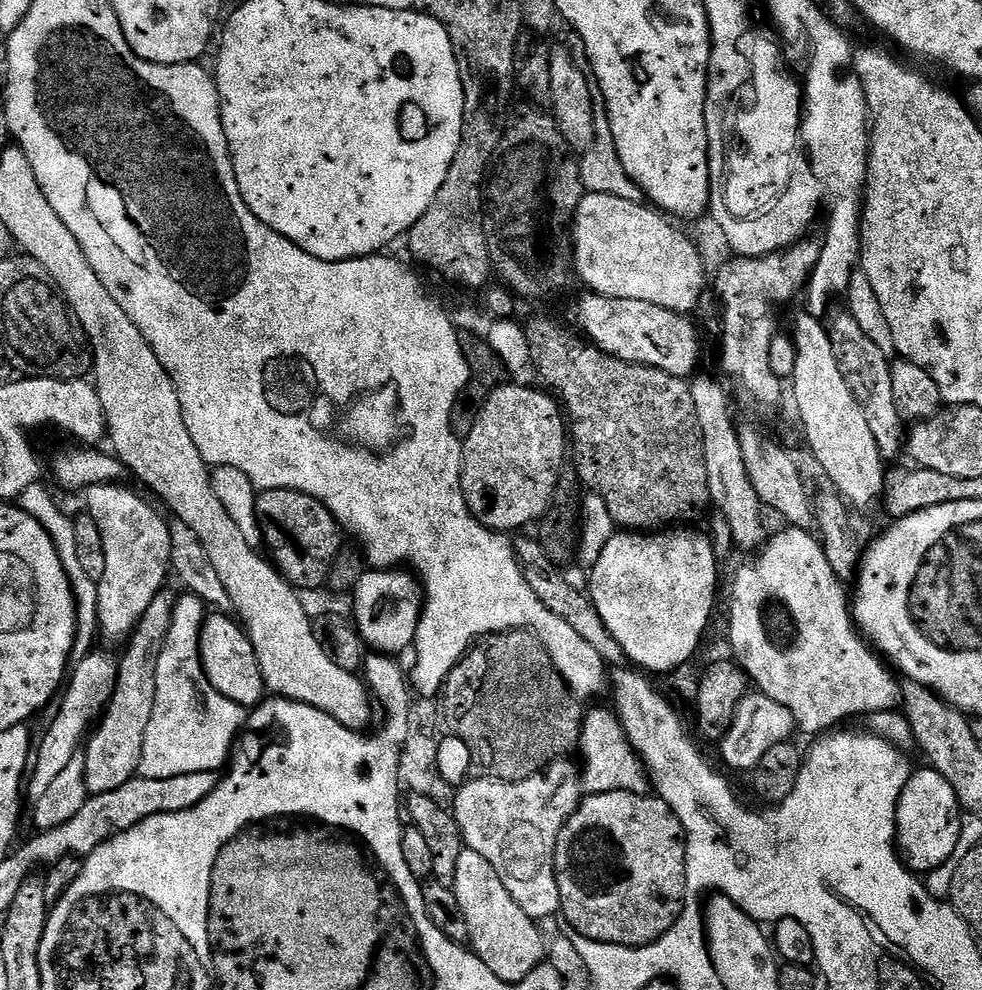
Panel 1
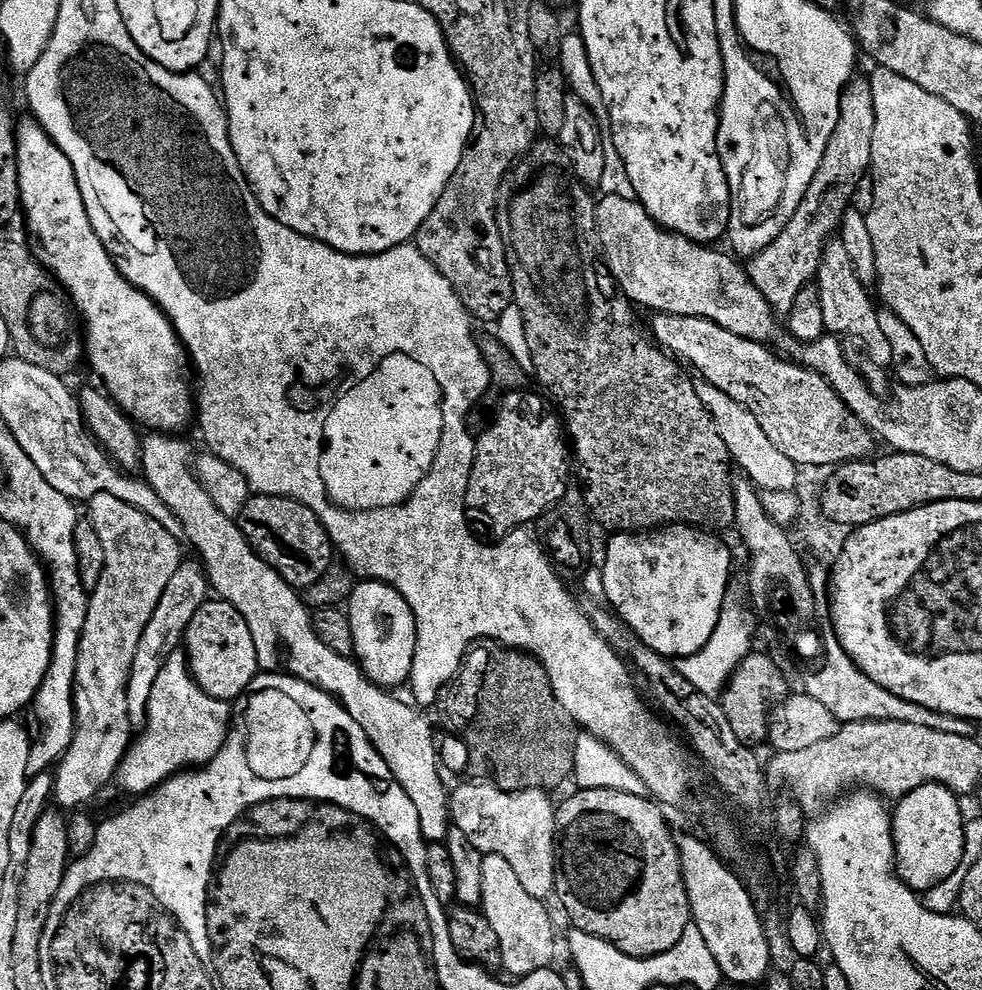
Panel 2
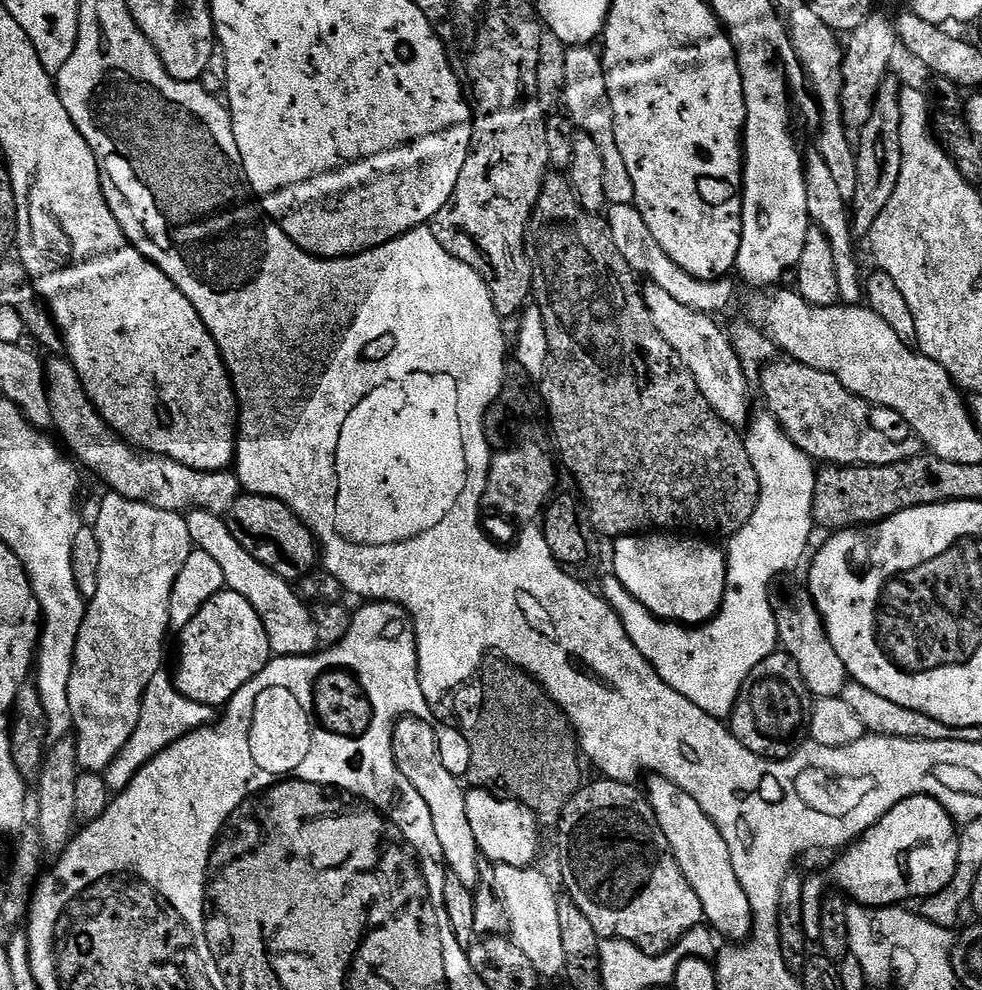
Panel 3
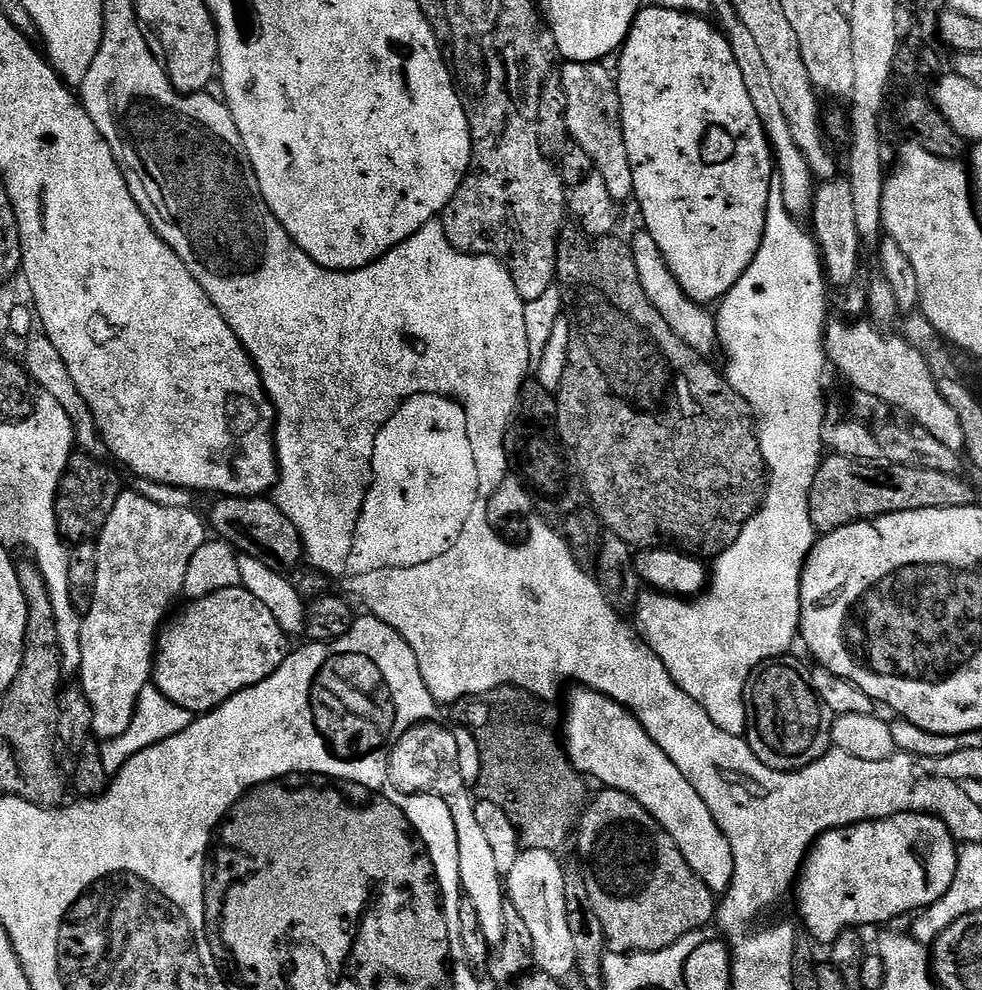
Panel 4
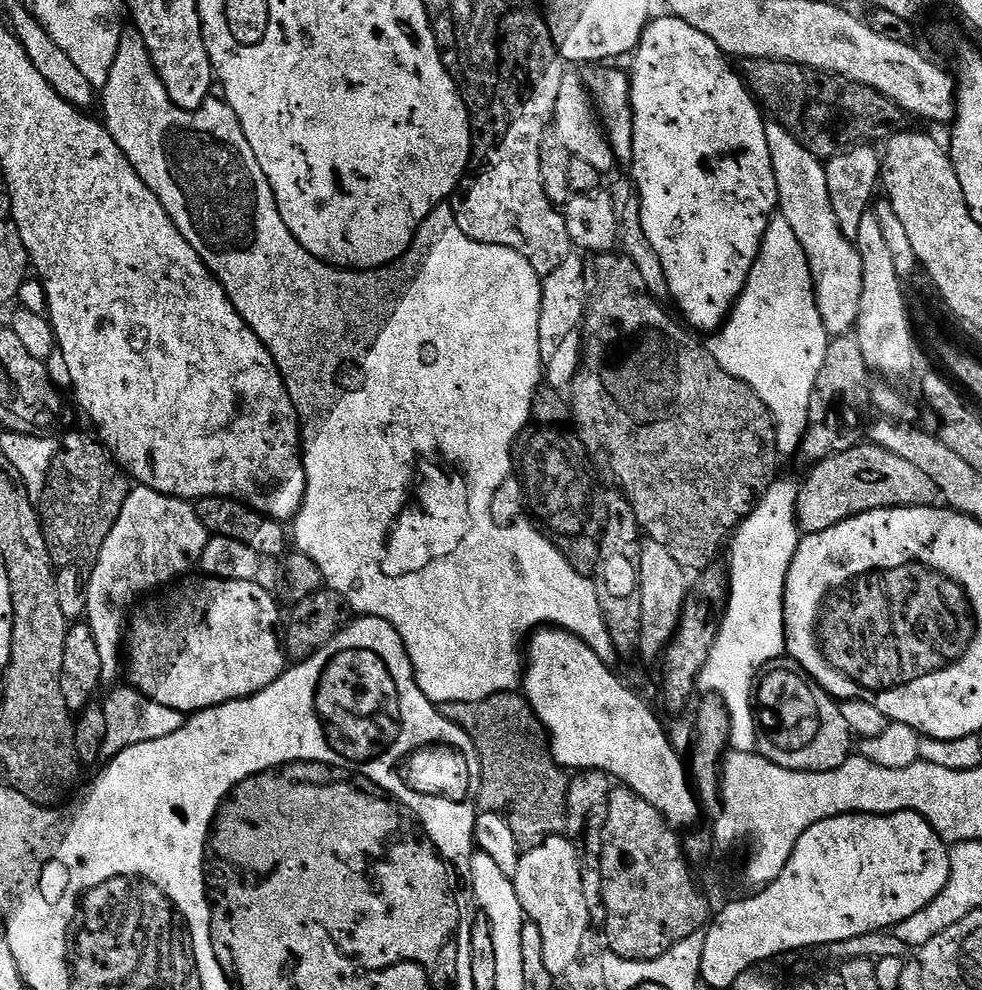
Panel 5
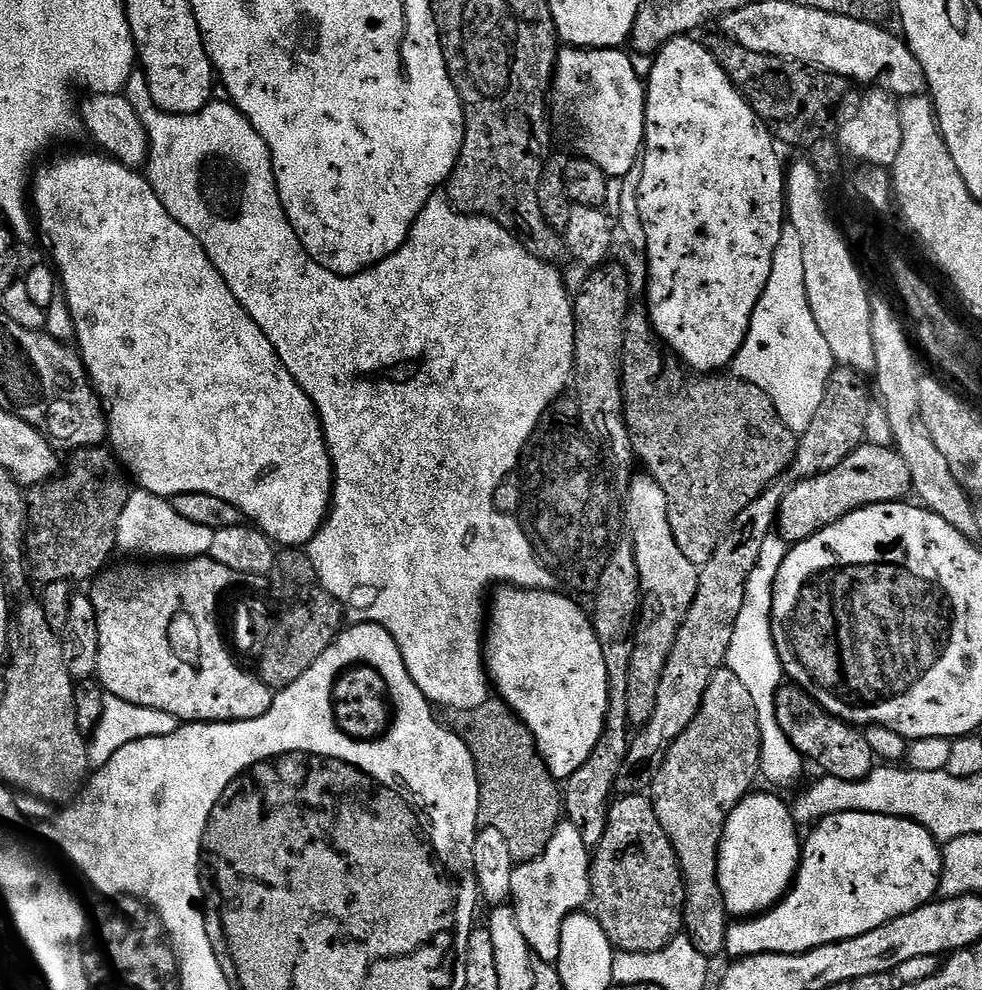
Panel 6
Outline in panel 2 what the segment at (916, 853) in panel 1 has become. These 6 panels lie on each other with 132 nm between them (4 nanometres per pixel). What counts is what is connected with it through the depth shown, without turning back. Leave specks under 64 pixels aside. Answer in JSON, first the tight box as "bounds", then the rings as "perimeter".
{"bounds":[892,784,966,894],"perimeter":[[[923,784],[910,794],[901,796],[892,816],[892,841],[896,843],[894,868],[901,880],[917,893],[924,894],[929,889],[938,887],[944,880],[958,870],[964,856],[964,828],[966,816],[960,813],[957,793],[941,784]]]}

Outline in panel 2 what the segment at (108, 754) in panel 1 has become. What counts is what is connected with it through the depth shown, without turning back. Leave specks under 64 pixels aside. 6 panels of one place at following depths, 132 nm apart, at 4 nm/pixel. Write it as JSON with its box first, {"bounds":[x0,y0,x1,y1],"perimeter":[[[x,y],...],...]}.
{"bounds":[131,562,209,686],"perimeter":[[[182,562],[178,566],[178,570],[174,570],[174,578],[170,578],[166,590],[162,590],[162,596],[158,598],[156,609],[138,642],[136,661],[132,667],[131,683],[133,685],[144,684],[144,686],[148,686],[152,684],[165,659],[185,643],[188,627],[194,614],[198,614],[198,610],[209,599],[209,596],[208,577],[199,563]]]}

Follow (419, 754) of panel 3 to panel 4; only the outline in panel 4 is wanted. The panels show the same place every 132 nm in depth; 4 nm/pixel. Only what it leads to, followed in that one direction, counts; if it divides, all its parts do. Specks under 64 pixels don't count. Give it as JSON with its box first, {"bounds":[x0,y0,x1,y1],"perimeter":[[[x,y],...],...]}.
{"bounds":[445,786,506,949],"perimeter":[[[461,786],[445,795],[447,808],[454,818],[455,830],[458,834],[459,844],[459,872],[461,889],[472,904],[472,908],[478,920],[479,933],[485,943],[491,949],[499,949],[506,936],[505,909],[506,894],[502,881],[502,873],[495,861],[494,852],[490,848],[490,842],[478,824],[475,810],[475,801],[472,800],[467,787]]]}

